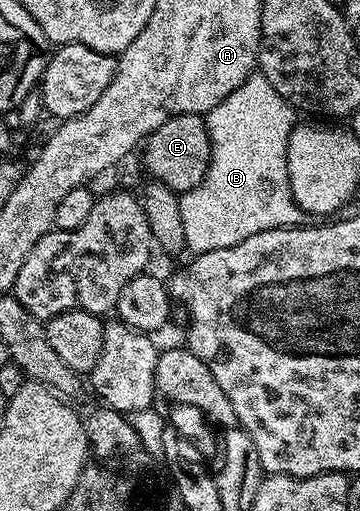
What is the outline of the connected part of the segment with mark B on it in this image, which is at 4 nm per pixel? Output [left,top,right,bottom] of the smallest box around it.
[179,74,305,254]

